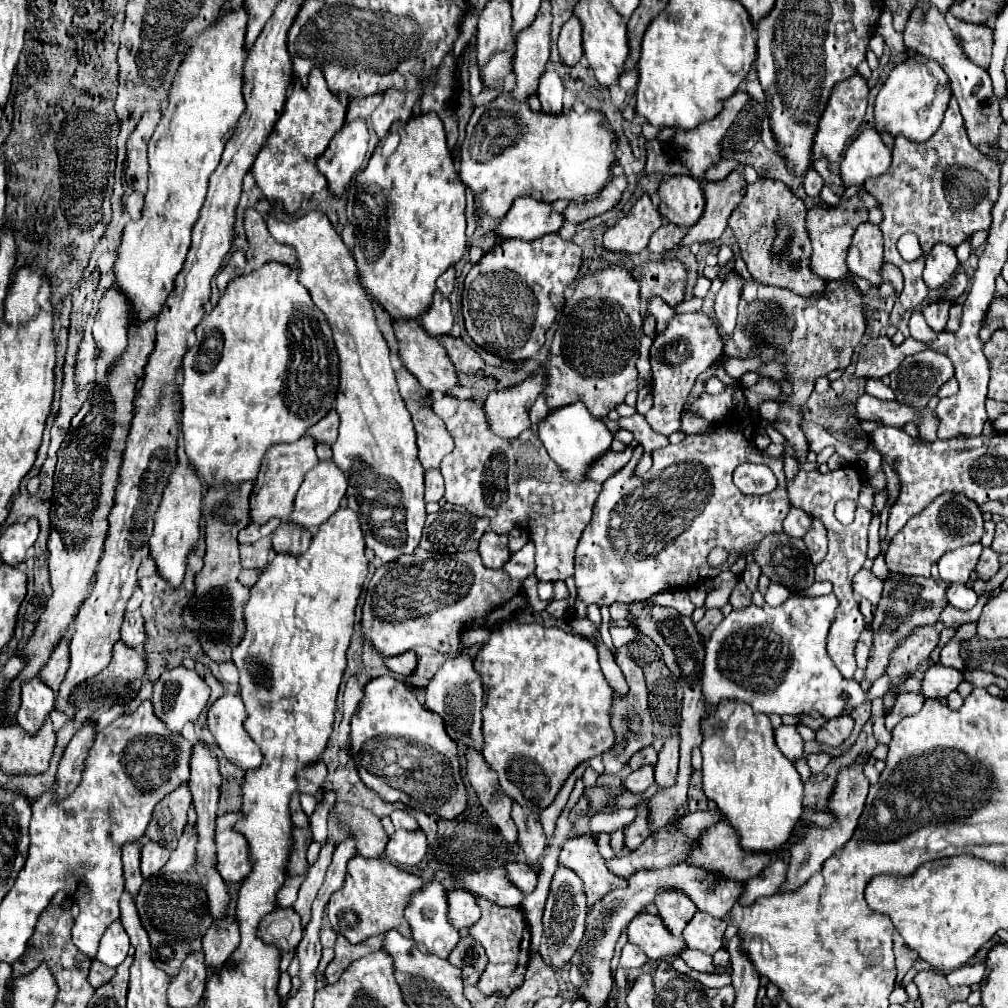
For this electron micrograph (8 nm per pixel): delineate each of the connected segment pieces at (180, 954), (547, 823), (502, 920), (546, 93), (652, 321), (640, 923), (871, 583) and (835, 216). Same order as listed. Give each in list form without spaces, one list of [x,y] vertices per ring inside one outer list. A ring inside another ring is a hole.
[[[188,824],[178,840],[176,850],[170,854],[166,866],[142,884],[142,890],[136,898],[136,908],[142,926],[150,936],[152,960],[160,970],[168,972],[170,976],[178,974],[188,954],[192,954],[194,950],[202,950],[202,936],[206,934],[208,926],[214,920],[208,908],[208,894],[196,872],[196,864],[198,864],[196,842],[198,842],[196,824],[192,826]]]
[[[586,762],[584,764],[580,764],[570,776],[568,776],[568,780],[564,782],[564,786],[562,786],[562,790],[560,790],[560,794],[558,794],[558,798],[540,814],[540,824],[542,824],[542,828],[544,828],[544,834],[546,836],[552,836],[554,834],[554,828],[556,828],[556,820],[558,820],[558,816],[560,816],[560,812],[564,810],[564,806],[566,806],[566,802],[568,802],[568,796],[570,796],[570,792],[572,792],[572,788],[574,788],[574,782],[576,782],[576,778],[580,778],[582,774],[584,774],[584,770],[586,770]]]
[[[478,898],[478,904],[482,908],[482,918],[470,928],[470,936],[478,942],[482,942],[486,954],[488,954],[488,966],[478,982],[478,988],[484,994],[500,992],[502,996],[510,996],[516,986],[522,984],[528,958],[530,958],[530,926],[524,920],[524,914],[520,908],[502,908],[494,902],[488,902],[484,898]]]
[[[546,70],[540,78],[540,88],[538,88],[538,100],[542,102],[544,114],[560,114],[562,96],[564,96],[564,86],[560,76],[554,70]]]
[[[666,258],[644,262],[630,274],[640,284],[640,298],[644,304],[644,334],[650,340],[656,340],[656,318],[648,312],[648,304],[652,296],[662,298],[672,308],[680,304],[684,300],[688,272],[680,260]]]
[[[638,914],[628,926],[628,942],[638,946],[648,958],[662,960],[670,954],[678,954],[686,948],[682,938],[668,934],[664,922],[652,914]]]
[[[858,570],[854,576],[854,592],[868,598],[874,606],[878,604],[878,598],[882,594],[882,580],[872,574],[872,570]]]
[[[852,196],[848,202],[840,202],[838,206],[830,208],[830,206],[812,206],[806,212],[806,230],[808,236],[812,240],[812,256],[810,256],[810,270],[826,280],[842,280],[848,276],[846,270],[846,250],[850,246],[850,238],[854,234],[854,230],[868,220],[868,210],[864,208],[862,200],[858,196]]]

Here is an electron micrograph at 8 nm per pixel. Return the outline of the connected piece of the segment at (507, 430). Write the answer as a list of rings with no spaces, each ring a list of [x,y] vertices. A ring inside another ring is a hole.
[[[538,370],[532,376],[528,376],[524,382],[494,390],[486,398],[486,414],[490,418],[492,430],[502,438],[516,438],[522,430],[530,428],[528,412],[534,404],[534,400],[544,392],[546,388],[546,370]]]

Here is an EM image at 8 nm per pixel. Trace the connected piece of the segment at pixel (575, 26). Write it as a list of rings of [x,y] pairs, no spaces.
[[[574,16],[560,30],[558,52],[560,52],[560,58],[566,66],[574,66],[582,58],[582,34],[580,32],[582,32],[580,22]]]

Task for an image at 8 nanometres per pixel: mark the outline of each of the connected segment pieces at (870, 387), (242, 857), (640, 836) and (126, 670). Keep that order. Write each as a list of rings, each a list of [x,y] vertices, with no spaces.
[[[868,378],[868,380],[866,380],[866,392],[870,392],[872,396],[876,396],[876,398],[880,398],[880,400],[896,400],[892,388],[884,386],[882,380],[870,380],[870,378]]]
[[[240,812],[216,818],[216,870],[228,886],[238,884],[244,874],[250,872],[246,840],[242,834],[234,834],[234,822],[238,822],[238,818]]]
[[[648,802],[638,804],[636,810],[638,810],[638,814],[636,814],[634,822],[628,824],[628,826],[624,826],[624,836],[626,836],[626,842],[628,842],[628,850],[636,850],[652,834],[652,830],[650,830],[650,808],[648,808]]]
[[[120,640],[114,646],[114,656],[112,656],[112,662],[106,666],[106,670],[102,670],[94,678],[88,678],[86,682],[78,684],[78,688],[74,688],[74,692],[72,692],[72,704],[78,706],[78,708],[116,706],[116,704],[126,706],[130,700],[136,698],[144,672],[146,672],[146,660],[144,660],[144,656],[138,650],[134,650],[134,648],[128,648]]]

